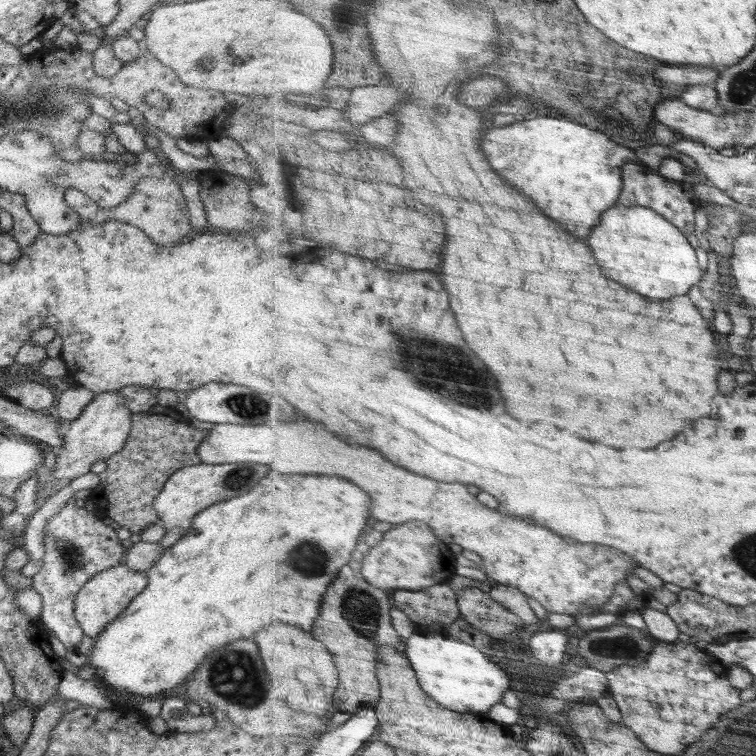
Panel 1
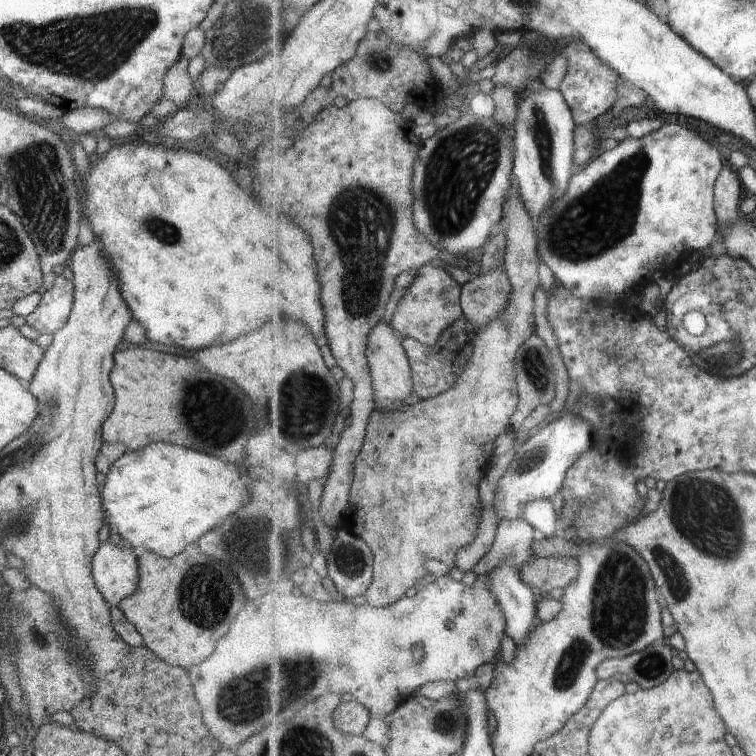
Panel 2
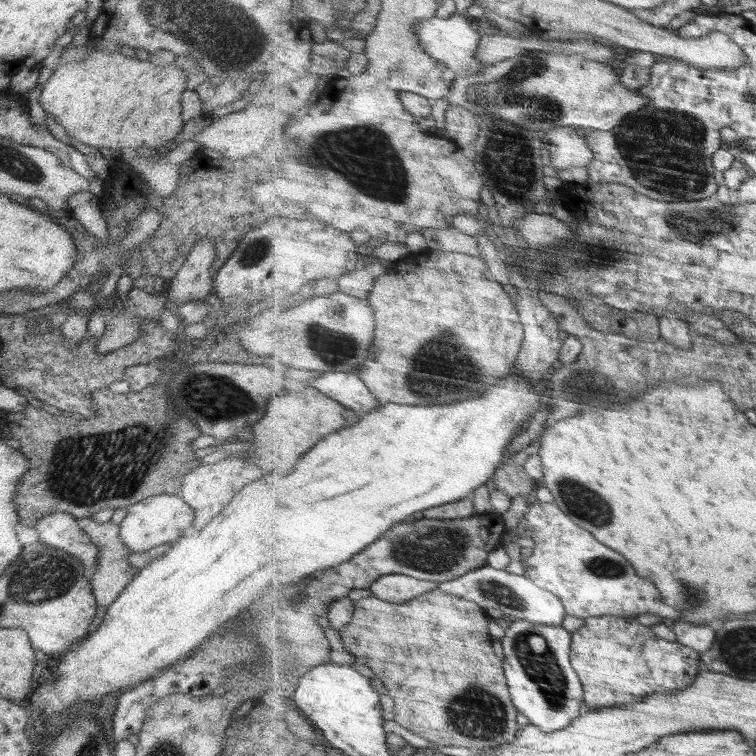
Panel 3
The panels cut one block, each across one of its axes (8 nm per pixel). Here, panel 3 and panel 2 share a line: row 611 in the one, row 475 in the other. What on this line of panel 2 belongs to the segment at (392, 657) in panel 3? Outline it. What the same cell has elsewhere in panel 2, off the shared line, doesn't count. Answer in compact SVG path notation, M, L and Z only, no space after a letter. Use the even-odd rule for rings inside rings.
M514 180L513 188L509 191L509 198L507 199L503 220L503 226L507 228L508 240L507 251L505 252L505 266L513 287L513 296L511 297L509 310L499 318L496 318L488 327L482 329L475 336L475 340L473 341L474 351L469 358L467 368L451 390L445 391L443 394L440 394L438 397L433 397L432 399L417 398L416 402L413 401L411 405L406 405L402 409L395 409L394 411L378 408L371 415L367 429L367 440L358 458L355 482L351 493L351 506L344 516L345 526L349 527L349 529L359 537L364 538L375 553L375 584L372 584L372 587L366 594L368 603L371 606L388 607L400 601L403 597L406 597L408 588L414 587L418 580L430 573L425 566L428 559L435 559L444 562L446 565L450 566L450 568L453 567L456 565L460 550L470 545L478 537L482 516L482 510L480 510L480 518L474 514L474 512L476 512L476 504L480 504L480 500L478 500L478 498L480 498L480 494L478 494L478 488L480 488L480 486L478 486L478 484L480 484L480 480L484 478L484 468L486 468L486 464L491 463L490 458L492 458L492 456L486 452L488 442L486 442L486 444L480 444L480 440L476 440L474 436L501 436L504 432L508 432L508 430L514 428L513 417L518 411L521 400L519 382L517 380L517 369L515 367L518 361L519 349L523 347L529 339L532 339L532 336L535 336L536 333L534 292L536 292L536 288L541 285L540 274L538 274L538 264L542 263L542 259L540 259L538 253L539 237L537 236L534 214L528 210L528 206L526 206L526 202L524 202L516 180Z

